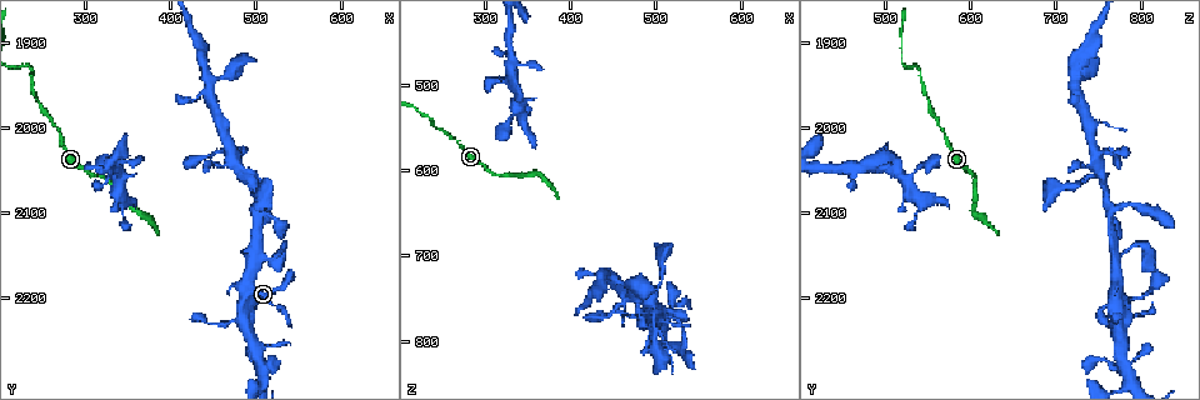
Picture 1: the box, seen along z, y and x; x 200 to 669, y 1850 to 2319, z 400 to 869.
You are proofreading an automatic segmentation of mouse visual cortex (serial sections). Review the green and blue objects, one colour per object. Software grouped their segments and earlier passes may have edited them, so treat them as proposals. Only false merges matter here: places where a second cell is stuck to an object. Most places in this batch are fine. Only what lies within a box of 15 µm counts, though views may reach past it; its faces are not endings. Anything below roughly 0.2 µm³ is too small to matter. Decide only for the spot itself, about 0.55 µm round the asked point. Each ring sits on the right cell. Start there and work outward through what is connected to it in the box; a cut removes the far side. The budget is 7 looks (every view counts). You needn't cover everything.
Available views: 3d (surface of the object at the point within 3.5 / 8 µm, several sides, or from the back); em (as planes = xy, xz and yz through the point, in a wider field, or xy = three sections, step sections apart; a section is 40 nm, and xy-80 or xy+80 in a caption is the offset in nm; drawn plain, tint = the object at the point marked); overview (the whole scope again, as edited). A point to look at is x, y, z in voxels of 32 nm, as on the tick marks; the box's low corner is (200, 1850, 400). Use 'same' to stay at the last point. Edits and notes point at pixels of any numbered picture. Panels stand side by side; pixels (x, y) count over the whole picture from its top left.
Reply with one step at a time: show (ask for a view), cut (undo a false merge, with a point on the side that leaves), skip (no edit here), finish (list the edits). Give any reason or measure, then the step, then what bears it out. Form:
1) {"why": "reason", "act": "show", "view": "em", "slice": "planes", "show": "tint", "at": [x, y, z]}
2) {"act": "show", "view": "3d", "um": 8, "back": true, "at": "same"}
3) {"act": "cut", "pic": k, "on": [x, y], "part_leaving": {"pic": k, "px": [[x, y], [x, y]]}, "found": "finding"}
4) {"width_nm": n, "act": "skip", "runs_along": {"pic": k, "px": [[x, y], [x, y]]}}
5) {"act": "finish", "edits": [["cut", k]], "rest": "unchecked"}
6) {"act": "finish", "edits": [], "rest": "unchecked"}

{"why": "abrupt turn", "act": "show", "view": "3d", "um": 3.5, "back": true, "at": [235, 1935, 540]}

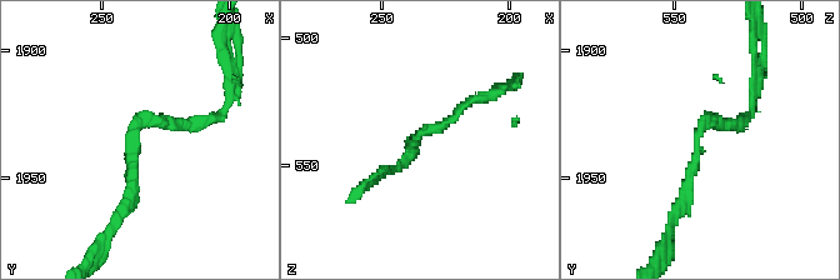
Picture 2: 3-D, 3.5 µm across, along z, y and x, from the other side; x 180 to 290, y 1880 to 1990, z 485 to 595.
{"arm_widths_nm": [100, 200], "act": "show", "view": "em", "slice": "xy", "step": 2, "show": "tint", "at": [236, 1933, 540]}

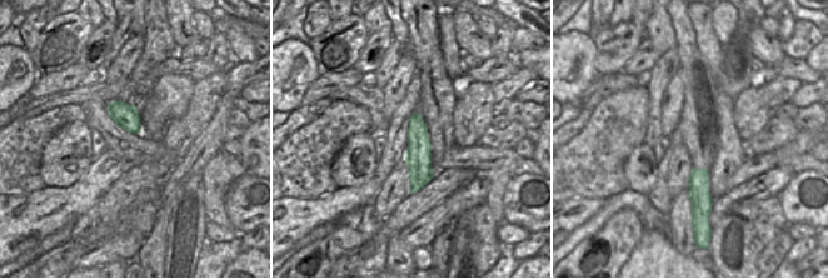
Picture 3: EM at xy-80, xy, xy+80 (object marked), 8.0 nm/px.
{"why": "cut it another way", "act": "show", "view": "em", "slice": "planes", "show": "tint", "at": "same"}

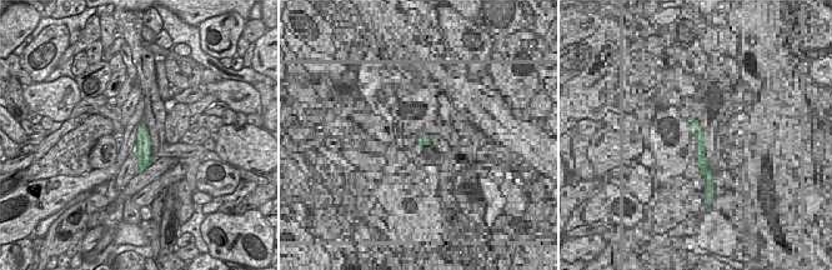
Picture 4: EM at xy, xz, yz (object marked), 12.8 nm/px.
{"act": "skip", "runs_along": {"pic": 2, "px": [[120, 211], [135, 124], [193, 120]]}, "found": "one cell here"}

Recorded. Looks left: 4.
{"act": "show", "view": "3d", "um": 3.5, "at": [510, 2300, 785]}

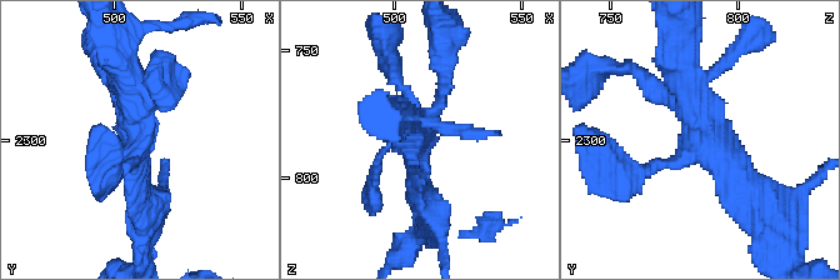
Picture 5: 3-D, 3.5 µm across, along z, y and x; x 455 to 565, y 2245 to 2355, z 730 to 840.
{"arms": 3, "arm_widths_nm": [150, 300, 450], "why": "now the EM", "act": "show", "view": "em", "slice": "xy", "step": 3, "show": "tint", "at": [510, 2299, 786]}

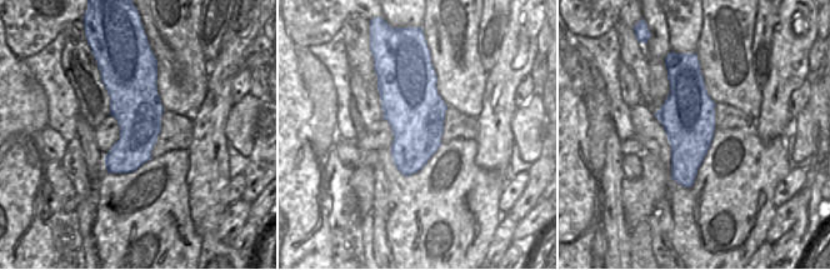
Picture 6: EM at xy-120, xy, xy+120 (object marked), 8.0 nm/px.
{"act": "skip", "runs_along": {"pic": 5, "px": [[679, 61], [701, 138], [638, 173]]}, "found": "all the same cell"}

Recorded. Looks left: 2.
{"act": "finish", "edits": [], "rest": "unchecked"}

